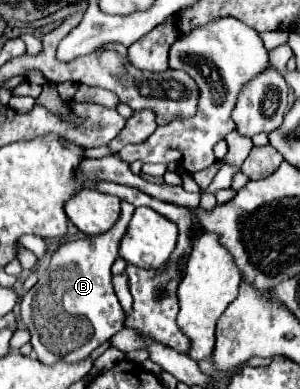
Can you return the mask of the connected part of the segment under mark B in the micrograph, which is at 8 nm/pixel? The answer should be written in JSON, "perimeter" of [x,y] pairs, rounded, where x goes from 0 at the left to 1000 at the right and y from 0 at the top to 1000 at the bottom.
{"perimeter":[[[407,519],[407,555],[360,602],[207,627],[173,653],[153,699],[73,761],[67,823],[100,848],[100,884],[140,936],[173,941],[187,931],[267,931],[413,843],[420,807],[380,756],[367,689],[393,663],[400,617],[427,591],[440,545],[447,530]]]}

